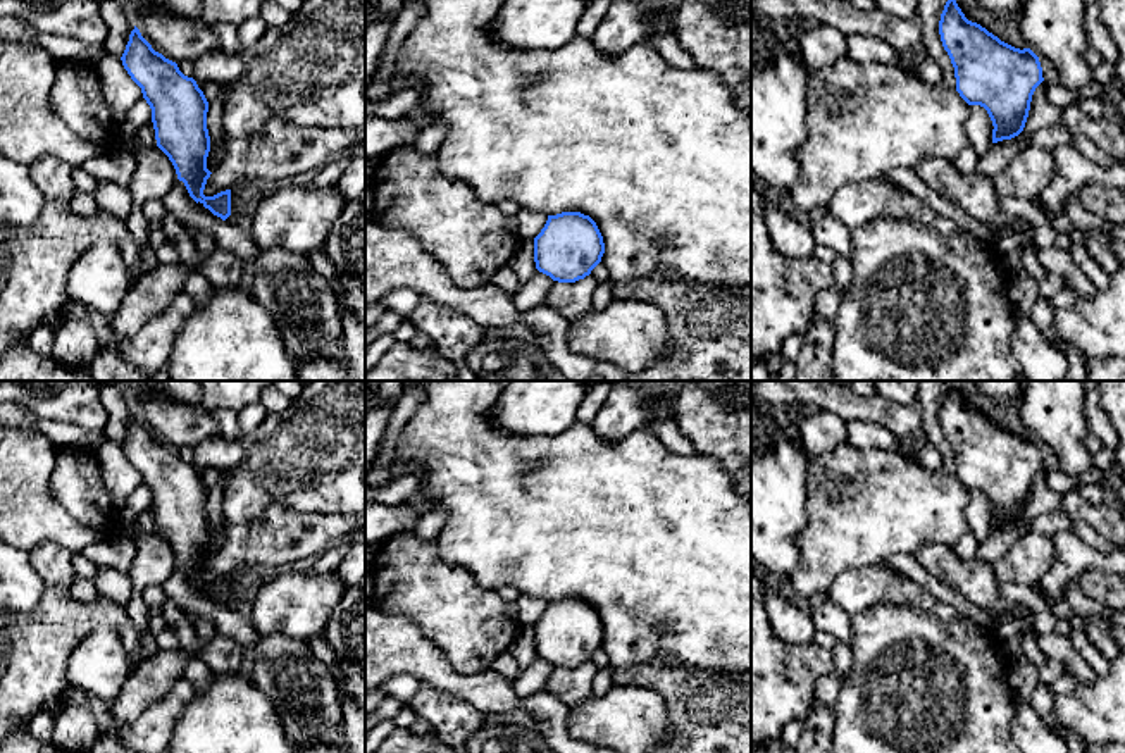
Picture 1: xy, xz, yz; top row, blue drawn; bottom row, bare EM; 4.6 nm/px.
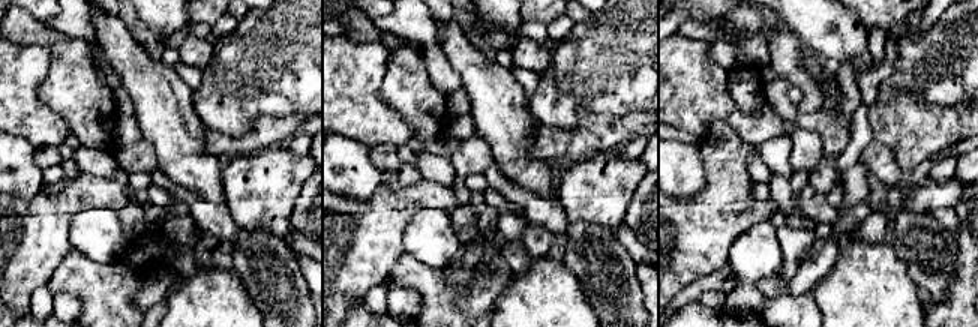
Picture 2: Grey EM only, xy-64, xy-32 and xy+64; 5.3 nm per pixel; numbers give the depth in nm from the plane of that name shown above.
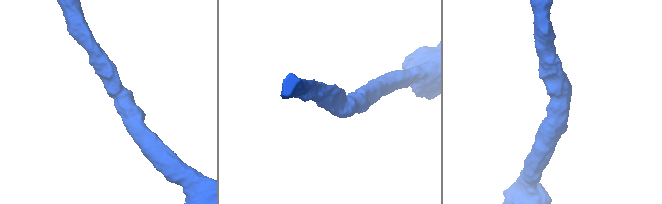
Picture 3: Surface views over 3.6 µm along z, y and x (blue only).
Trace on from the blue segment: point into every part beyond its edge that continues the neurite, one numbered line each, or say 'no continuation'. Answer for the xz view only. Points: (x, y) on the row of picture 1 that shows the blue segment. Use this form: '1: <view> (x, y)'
no continuation

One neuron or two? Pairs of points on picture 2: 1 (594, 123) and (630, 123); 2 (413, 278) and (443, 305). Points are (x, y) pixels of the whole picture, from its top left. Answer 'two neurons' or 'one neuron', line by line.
1: one neuron
2: one neuron

